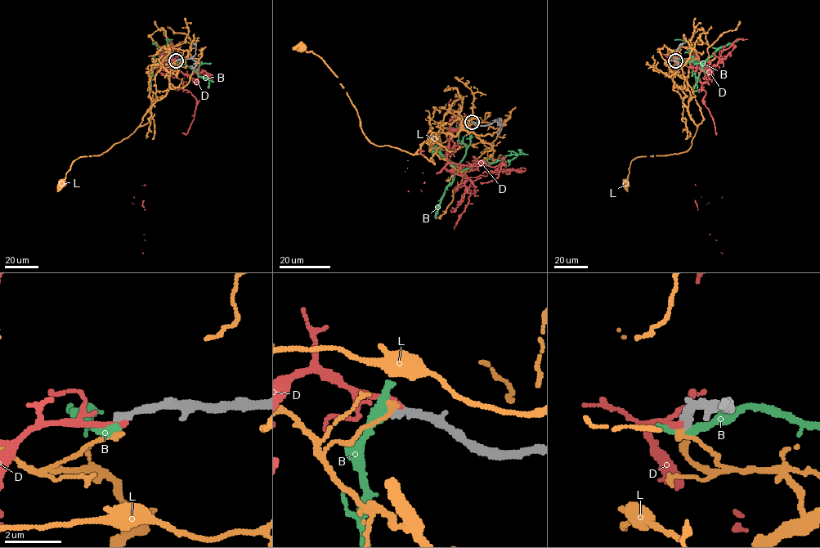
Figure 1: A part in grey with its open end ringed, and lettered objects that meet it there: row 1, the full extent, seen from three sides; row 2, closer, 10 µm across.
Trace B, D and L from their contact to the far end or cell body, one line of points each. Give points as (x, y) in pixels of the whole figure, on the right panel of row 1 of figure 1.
B: (675, 60), (703, 62), (709, 57), (697, 77), (695, 88)
D: (675, 60), (679, 65), (704, 68), (701, 88), (705, 92), (701, 100), (716, 133), (697, 209), (722, 253)
L: (675, 60), (683, 65), (673, 82), (697, 128), (692, 145), (634, 159), (625, 182)

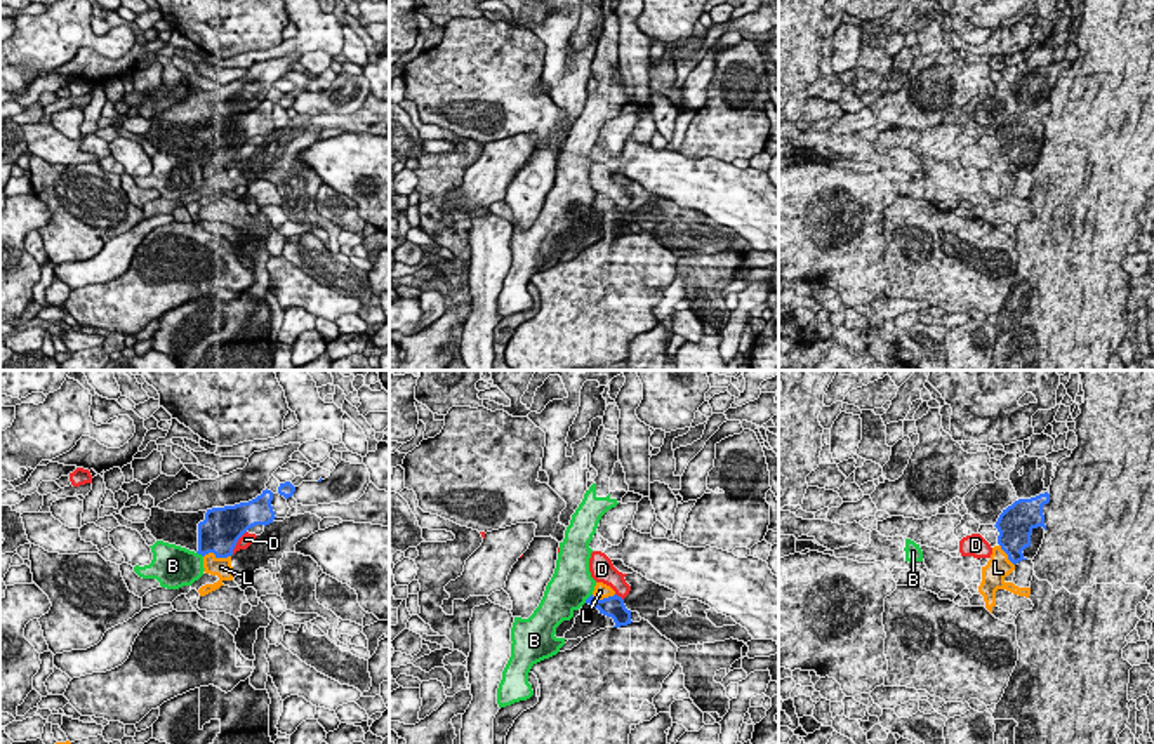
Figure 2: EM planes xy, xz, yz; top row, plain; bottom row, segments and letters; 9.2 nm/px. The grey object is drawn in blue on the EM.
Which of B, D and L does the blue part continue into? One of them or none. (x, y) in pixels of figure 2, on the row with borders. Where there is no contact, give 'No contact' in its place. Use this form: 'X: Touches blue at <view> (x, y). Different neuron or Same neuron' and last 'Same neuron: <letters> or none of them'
B: Touches blue at xz (588, 598). Different neuron
D: Touches blue at xy (237, 541). Different neuron
L: Touches blue at xy (218, 557). Different neuron
Same neuron: none of them

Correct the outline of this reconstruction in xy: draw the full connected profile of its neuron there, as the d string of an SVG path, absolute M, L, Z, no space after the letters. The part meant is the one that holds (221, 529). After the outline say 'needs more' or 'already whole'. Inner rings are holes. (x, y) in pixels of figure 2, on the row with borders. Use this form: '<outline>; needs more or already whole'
M266 488L249 502L198 513L151 508L146 528L156 541L186 548L202 556L214 553L216 558L228 558L249 528L273 523L276 516L271 501L273 492Z; needs more

